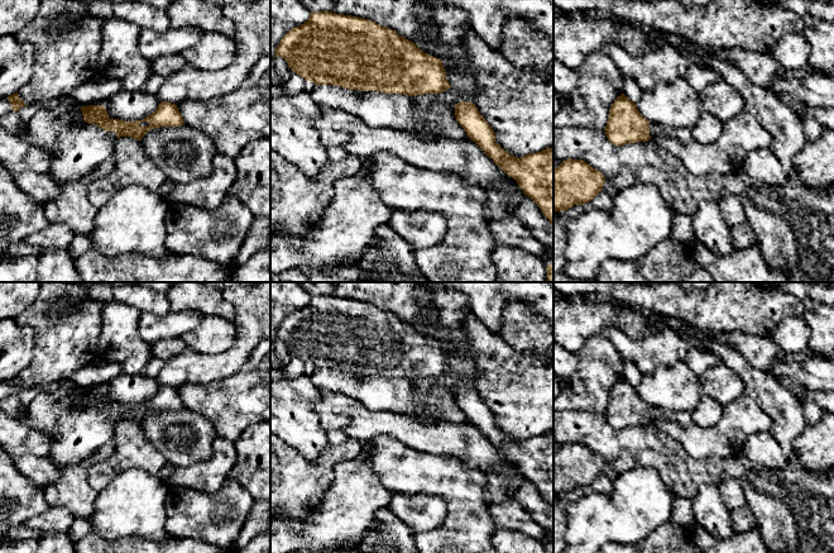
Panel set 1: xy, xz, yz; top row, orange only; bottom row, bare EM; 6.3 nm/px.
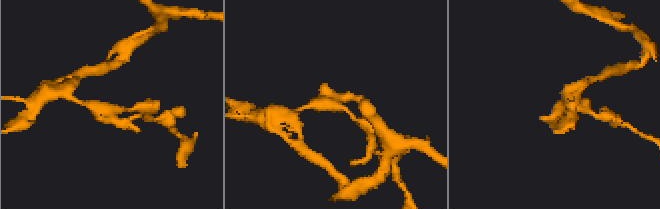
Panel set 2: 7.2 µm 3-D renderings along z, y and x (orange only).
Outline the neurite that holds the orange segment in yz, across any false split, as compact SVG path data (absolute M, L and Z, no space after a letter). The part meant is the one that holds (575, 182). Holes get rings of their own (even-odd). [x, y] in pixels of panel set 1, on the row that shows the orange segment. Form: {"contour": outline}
{"contour": "M562 161L553 170L553 211L565 211L591 201L603 190L604 182L603 173L585 161Z"}

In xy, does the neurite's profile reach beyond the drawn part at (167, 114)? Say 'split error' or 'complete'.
complete

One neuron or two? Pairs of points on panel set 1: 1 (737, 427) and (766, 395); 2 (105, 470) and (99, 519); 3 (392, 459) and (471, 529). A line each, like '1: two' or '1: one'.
1: two
2: two
3: one

